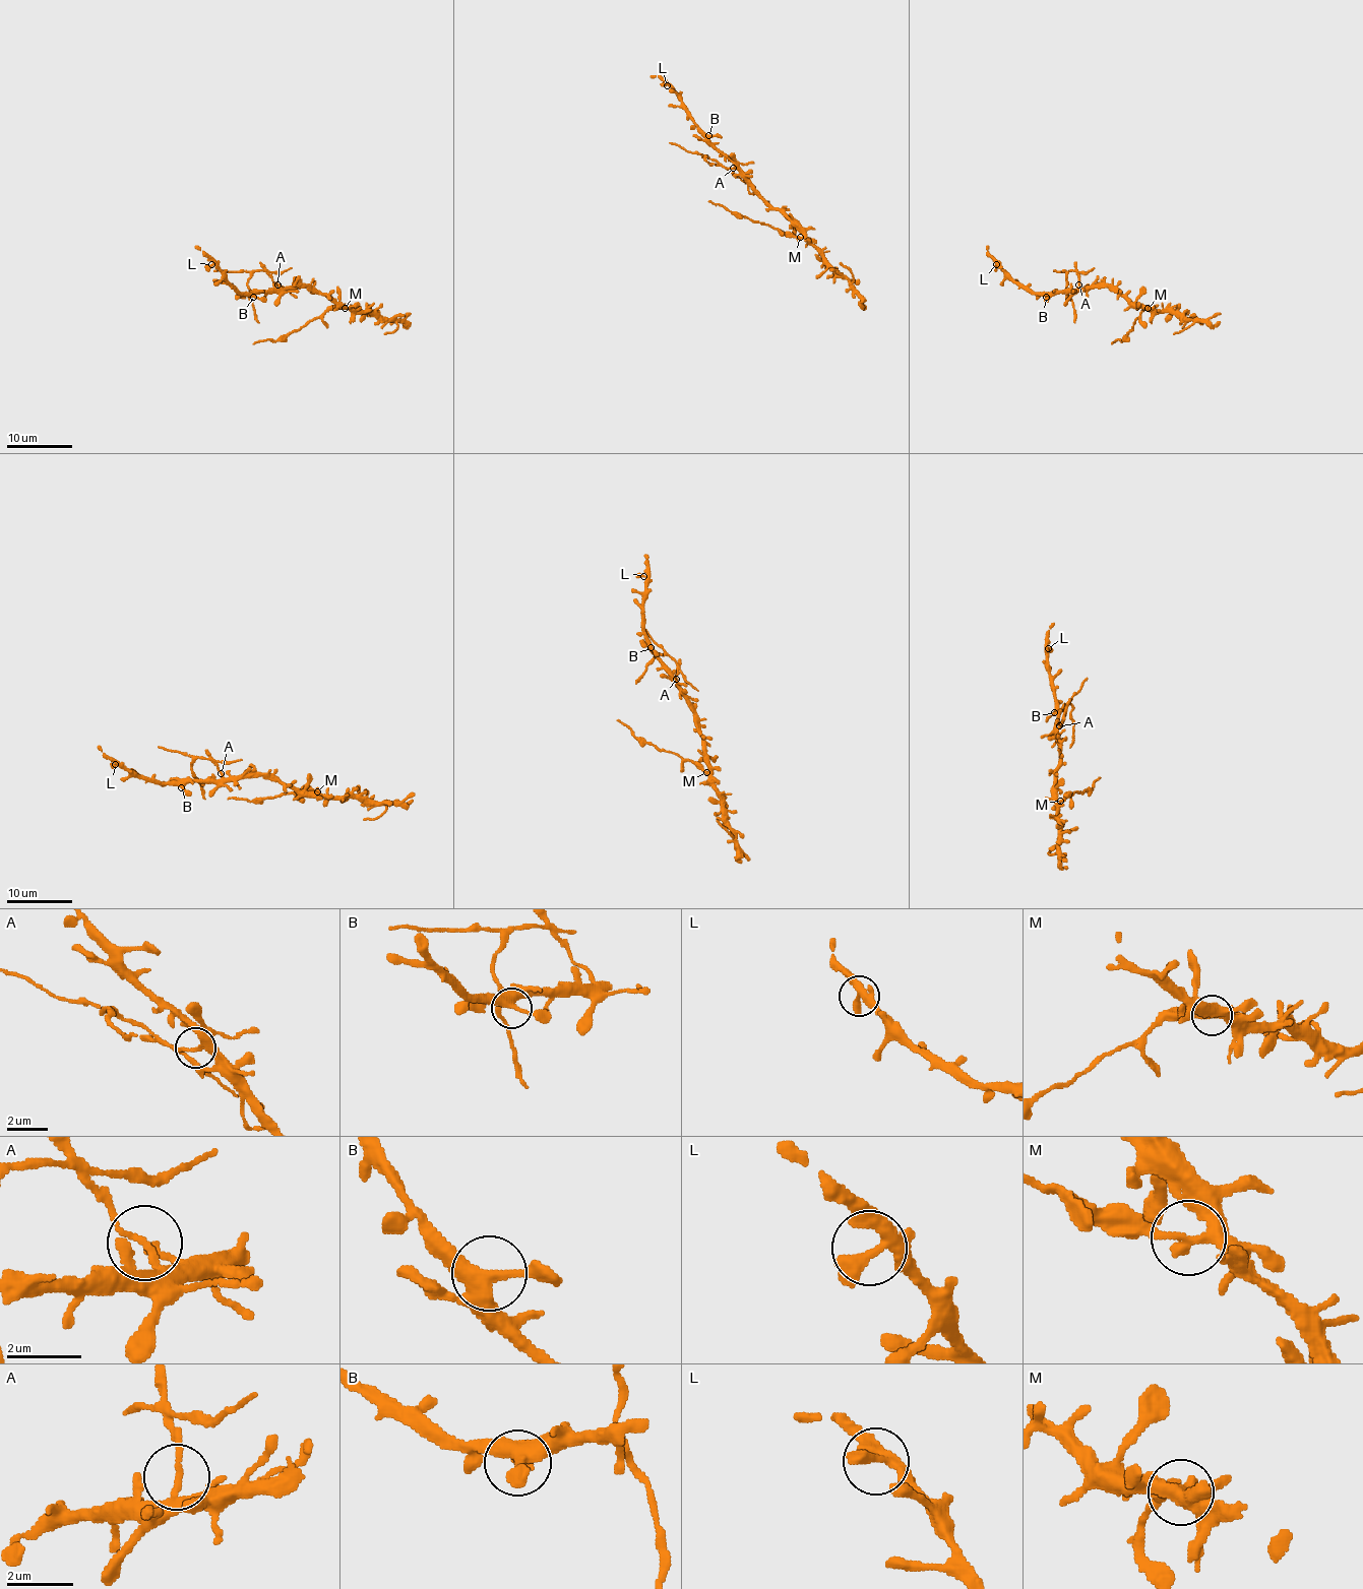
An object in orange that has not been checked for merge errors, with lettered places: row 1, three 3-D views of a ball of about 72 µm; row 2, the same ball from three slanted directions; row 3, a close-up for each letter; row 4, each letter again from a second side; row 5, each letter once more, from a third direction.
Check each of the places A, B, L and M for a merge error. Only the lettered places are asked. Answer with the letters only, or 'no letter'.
A, M

